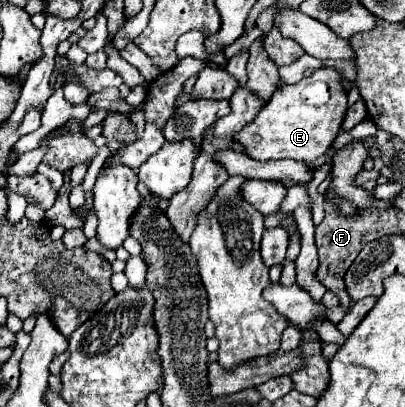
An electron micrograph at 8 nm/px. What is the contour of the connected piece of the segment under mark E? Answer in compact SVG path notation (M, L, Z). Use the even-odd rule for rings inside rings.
M320 67L300 83L280 85L262 111L238 131L234 139L244 145L246 155L256 161L296 159L310 163L322 157L332 147L348 111L348 97L342 79L342 73L334 67Z

